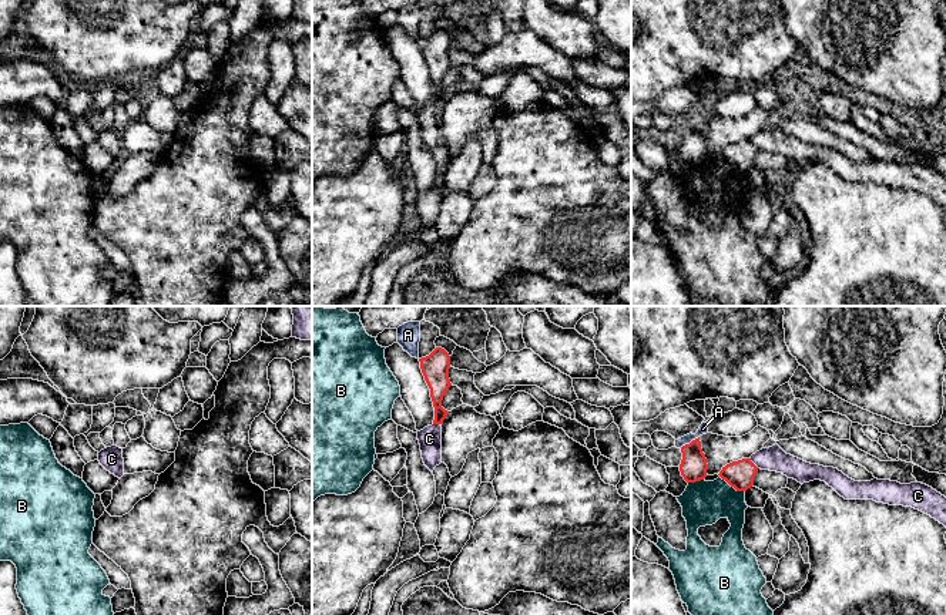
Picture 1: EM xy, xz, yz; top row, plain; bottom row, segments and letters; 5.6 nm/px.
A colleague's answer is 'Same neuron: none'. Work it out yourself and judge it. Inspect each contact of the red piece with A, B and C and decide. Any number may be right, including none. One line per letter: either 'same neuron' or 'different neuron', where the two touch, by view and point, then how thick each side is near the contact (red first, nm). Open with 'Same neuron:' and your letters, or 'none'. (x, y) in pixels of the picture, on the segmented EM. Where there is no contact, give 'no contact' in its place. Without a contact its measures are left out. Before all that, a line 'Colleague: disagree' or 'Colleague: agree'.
Colleague: disagree
Same neuron: C
A: different neuron; contact yz (690, 443); calibres 150 and 50 nm
B: different neuron; contact yz (733, 486); calibres 160 and 240 nm
C: same neuron; contact yz (752, 463); calibres 160 and 140 nm

